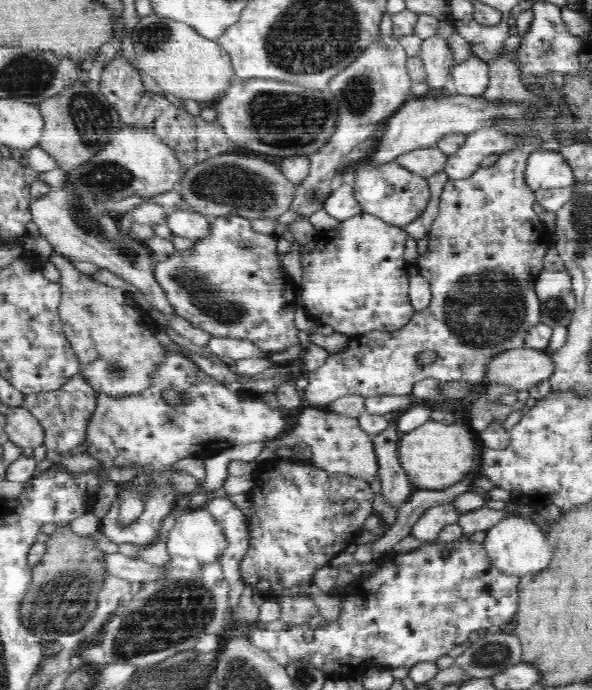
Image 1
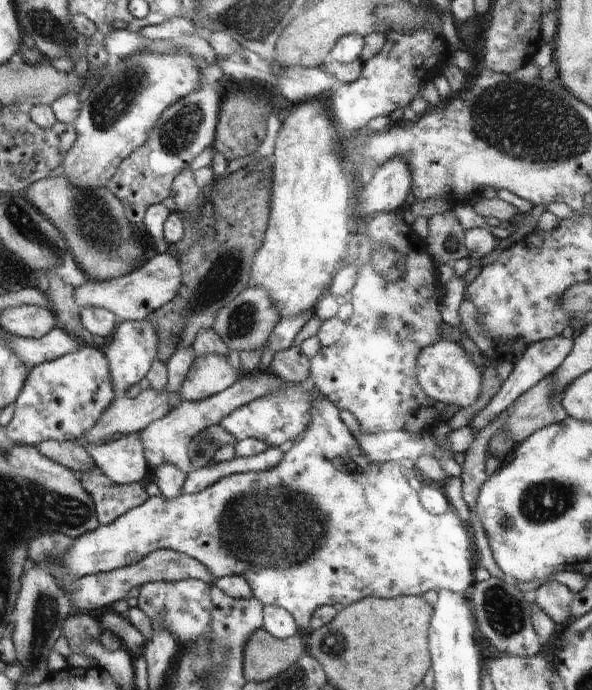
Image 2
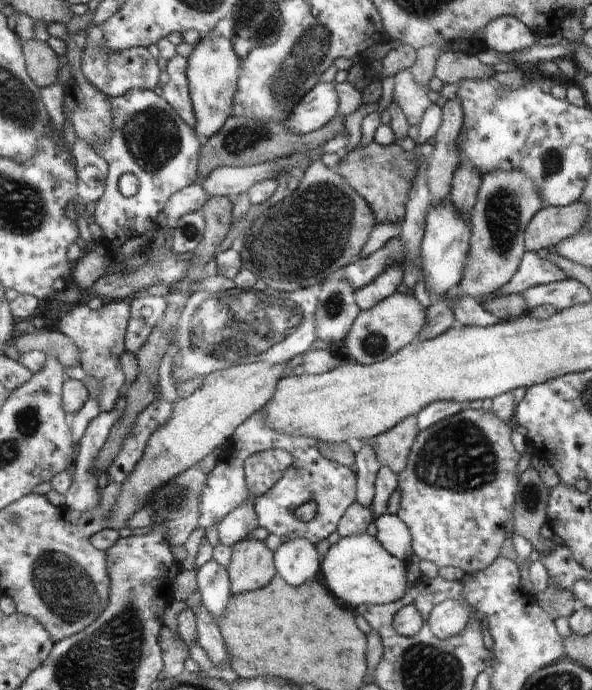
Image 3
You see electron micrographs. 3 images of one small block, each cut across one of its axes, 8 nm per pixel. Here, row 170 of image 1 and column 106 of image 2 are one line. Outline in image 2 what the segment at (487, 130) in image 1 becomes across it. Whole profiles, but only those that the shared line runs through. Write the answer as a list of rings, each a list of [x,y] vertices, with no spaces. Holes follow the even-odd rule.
[[[138,433],[123,435],[104,445],[86,443],[85,449],[101,471],[116,484],[138,483],[150,470]]]

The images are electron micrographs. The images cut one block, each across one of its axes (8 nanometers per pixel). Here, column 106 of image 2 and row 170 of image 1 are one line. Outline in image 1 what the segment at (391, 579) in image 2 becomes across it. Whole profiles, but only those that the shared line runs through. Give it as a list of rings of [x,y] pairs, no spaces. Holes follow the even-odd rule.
[[[536,150],[527,161],[525,182],[533,190],[572,187],[575,181],[573,170],[560,152]]]

